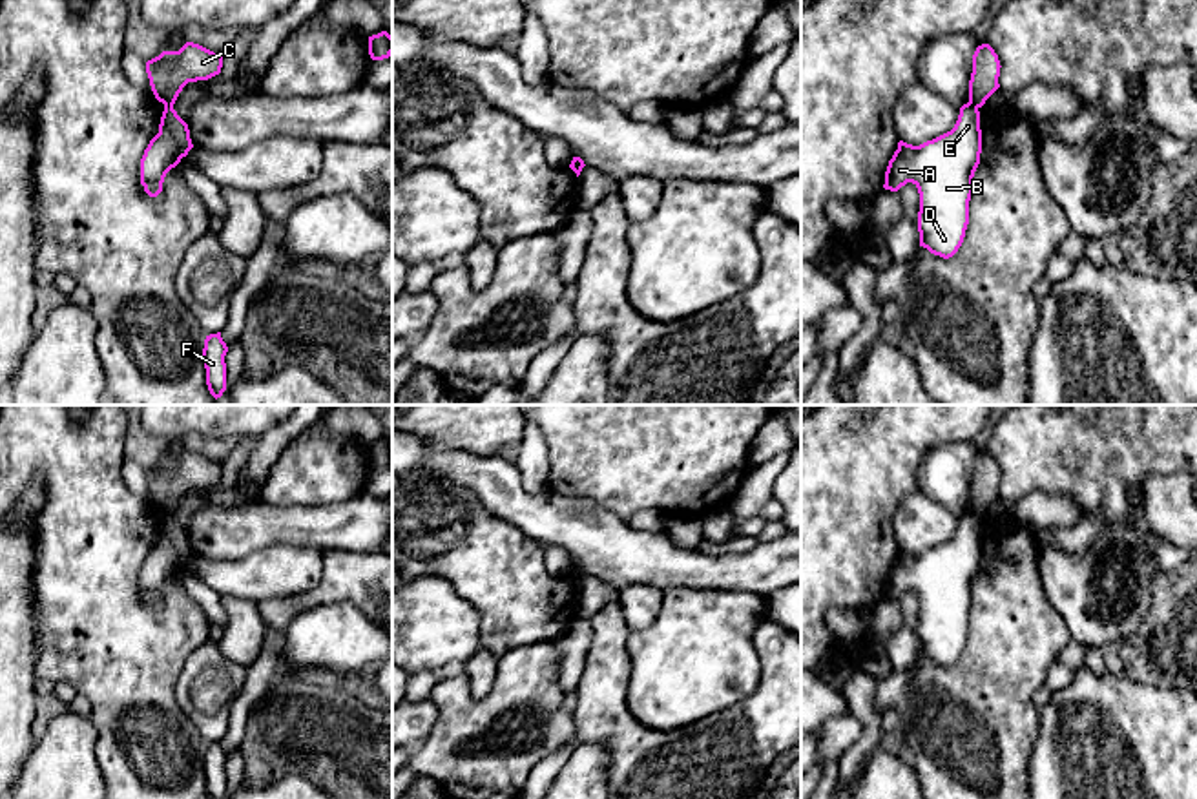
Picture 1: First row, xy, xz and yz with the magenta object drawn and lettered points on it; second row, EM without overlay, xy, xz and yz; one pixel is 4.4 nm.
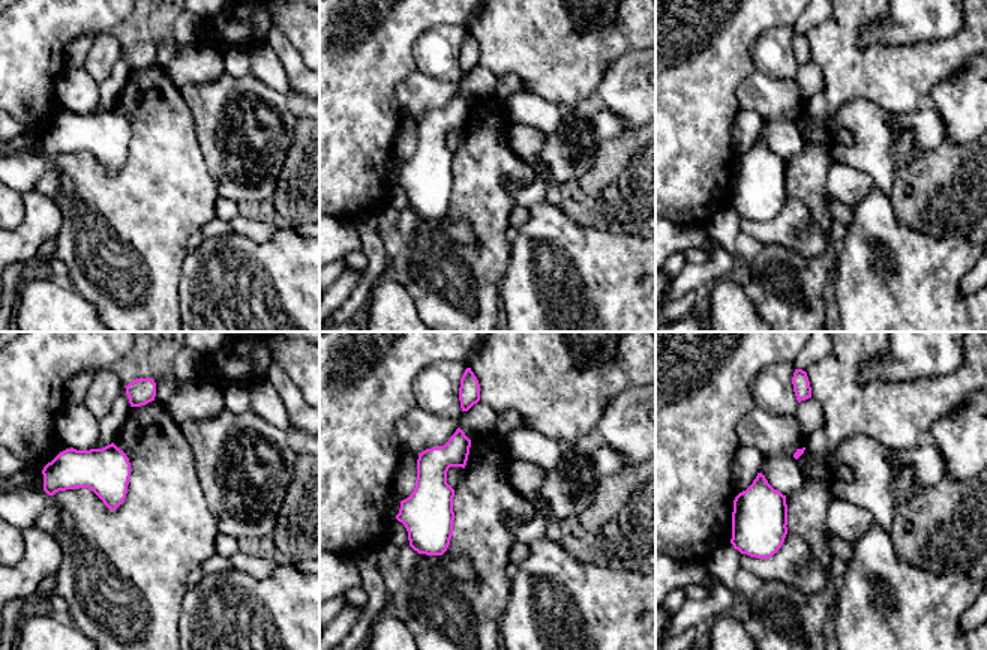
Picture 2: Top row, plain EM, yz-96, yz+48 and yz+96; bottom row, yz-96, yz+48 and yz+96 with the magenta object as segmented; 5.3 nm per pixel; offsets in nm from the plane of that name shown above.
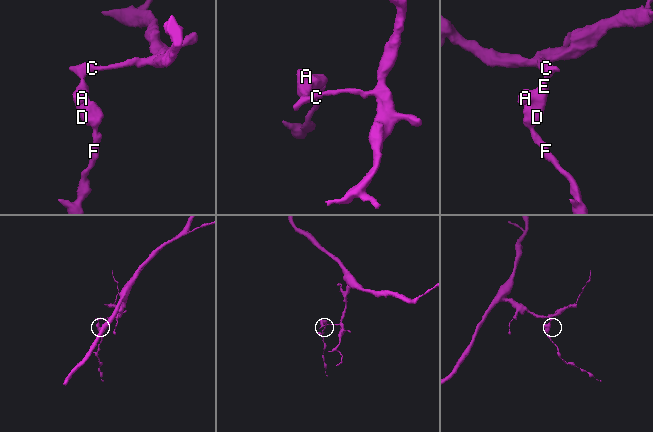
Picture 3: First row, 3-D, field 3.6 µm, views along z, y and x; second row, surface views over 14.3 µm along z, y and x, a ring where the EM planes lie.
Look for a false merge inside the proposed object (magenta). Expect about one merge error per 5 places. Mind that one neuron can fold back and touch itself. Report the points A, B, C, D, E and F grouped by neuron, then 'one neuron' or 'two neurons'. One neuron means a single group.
A B D E F / C | two neurons

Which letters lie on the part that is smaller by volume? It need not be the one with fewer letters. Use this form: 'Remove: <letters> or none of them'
Remove: A, B, D, E, F

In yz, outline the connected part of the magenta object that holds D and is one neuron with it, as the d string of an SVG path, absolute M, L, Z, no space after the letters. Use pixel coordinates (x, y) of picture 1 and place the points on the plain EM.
M967 511L951 540L920 555L900 549L889 569L883 597L898 600L907 591L918 597L920 655L943 668L963 651L980 562L980 520Z

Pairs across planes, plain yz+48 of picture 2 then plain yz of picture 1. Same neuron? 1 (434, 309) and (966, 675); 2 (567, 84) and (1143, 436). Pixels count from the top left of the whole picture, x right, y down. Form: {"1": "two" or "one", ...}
{"1": "one", "2": "one"}

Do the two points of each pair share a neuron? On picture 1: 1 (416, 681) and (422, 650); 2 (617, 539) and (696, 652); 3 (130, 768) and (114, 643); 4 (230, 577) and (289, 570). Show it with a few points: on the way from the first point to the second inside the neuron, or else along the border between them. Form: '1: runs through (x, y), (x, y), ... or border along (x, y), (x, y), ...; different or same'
1: border along (433, 670), (411, 675); different
2: border along (707, 588), (668, 588), (665, 591); different
3: runs through (130, 737), (128, 674); same
4: runs through (245, 577), (274, 571); same

